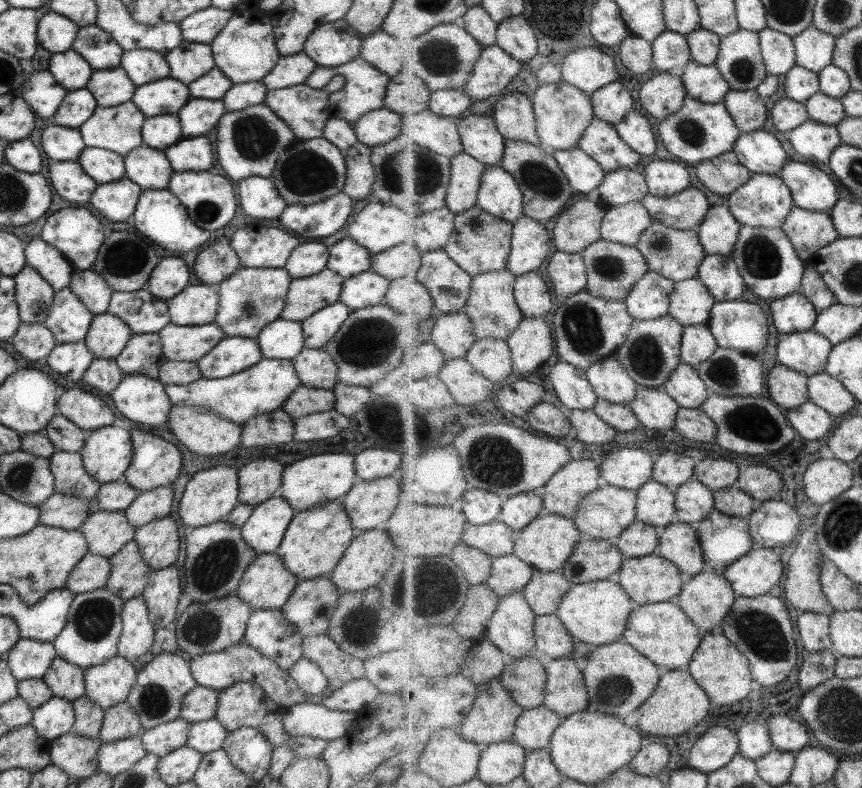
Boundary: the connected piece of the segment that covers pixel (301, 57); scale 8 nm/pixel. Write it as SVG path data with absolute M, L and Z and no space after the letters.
M302 52L291 56L280 56L273 69L260 80L260 83L266 90L279 90L304 84L316 66L315 62Z

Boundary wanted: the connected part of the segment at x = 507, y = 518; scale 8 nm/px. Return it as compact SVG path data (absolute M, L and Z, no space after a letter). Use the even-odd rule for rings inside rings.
M539 491L523 492L505 499L499 520L519 532L542 513L545 513L542 493Z

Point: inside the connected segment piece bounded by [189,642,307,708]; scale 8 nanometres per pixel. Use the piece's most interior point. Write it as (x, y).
(218, 670)

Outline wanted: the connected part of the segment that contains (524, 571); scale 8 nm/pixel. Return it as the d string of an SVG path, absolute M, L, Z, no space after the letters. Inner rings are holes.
M515 554L495 557L492 562L492 573L486 584L502 598L515 592L522 592L536 572L534 566Z

